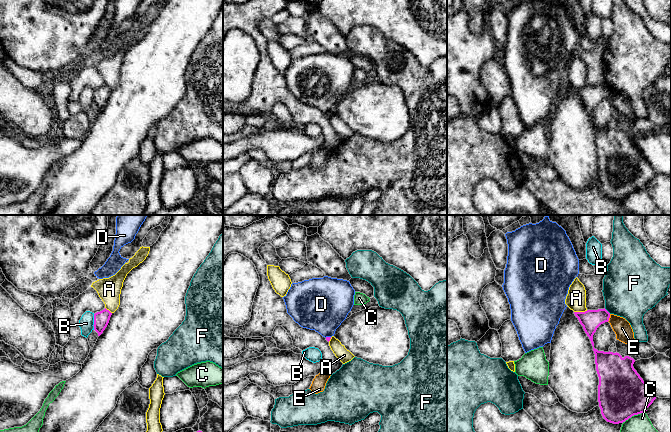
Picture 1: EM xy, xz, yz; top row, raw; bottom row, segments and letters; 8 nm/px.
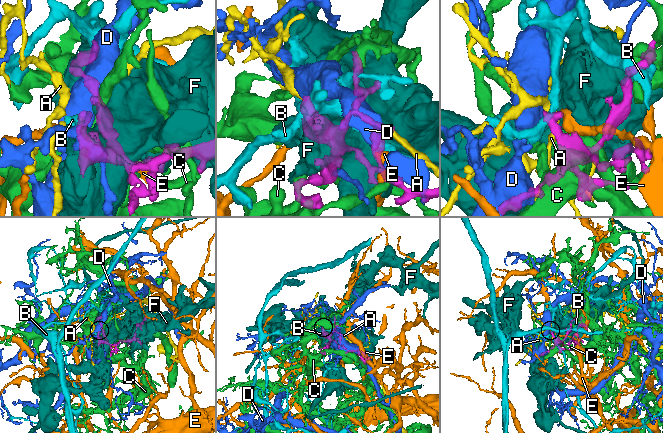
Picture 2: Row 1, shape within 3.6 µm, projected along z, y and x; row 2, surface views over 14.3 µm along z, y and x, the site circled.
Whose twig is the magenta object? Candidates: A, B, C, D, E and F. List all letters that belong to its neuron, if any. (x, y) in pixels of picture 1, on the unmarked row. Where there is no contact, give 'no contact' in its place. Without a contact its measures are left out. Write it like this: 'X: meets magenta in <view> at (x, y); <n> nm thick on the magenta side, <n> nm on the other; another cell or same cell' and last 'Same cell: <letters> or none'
A: meets magenta in yz at (580, 88); 160 nm thick on the magenta side, 160 nm on the other; another cell
B: meets magenta in xy at (94, 98); 130 nm thick on the magenta side, 120 nm on the other; another cell
C: meets magenta in yz at (633, 191); 400 nm thick on the magenta side, 300 nm on the other; another cell
D: meets magenta in xz at (327, 113); 30 nm thick on the magenta side, 380 nm on the other; same cell
E: meets magenta in yz at (609, 93); 160 nm thick on the magenta side, 140 nm on the other; another cell
F: meets magenta in yz at (606, 86); 160 nm thick on the magenta side, 440 nm on the other; another cell
Same cell: D

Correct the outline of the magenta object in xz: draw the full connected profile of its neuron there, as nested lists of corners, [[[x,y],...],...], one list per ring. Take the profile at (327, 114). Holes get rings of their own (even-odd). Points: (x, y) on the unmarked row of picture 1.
[[[324,52],[292,59],[283,75],[296,99],[315,106],[329,118],[351,87],[354,71],[349,57]]]

